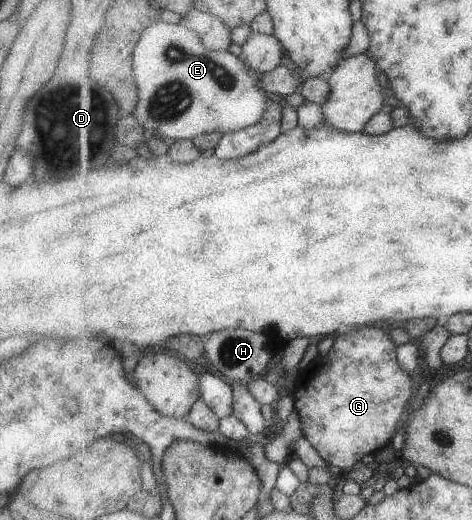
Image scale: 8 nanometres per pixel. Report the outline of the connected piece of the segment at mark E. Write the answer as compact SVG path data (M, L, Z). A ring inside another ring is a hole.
M157 21L142 31L134 53L134 78L138 84L139 101L134 114L145 129L170 137L175 142L193 140L207 133L229 133L259 123L269 103L267 90L255 85L256 78L247 64L228 50L209 51L193 29L179 23Z

